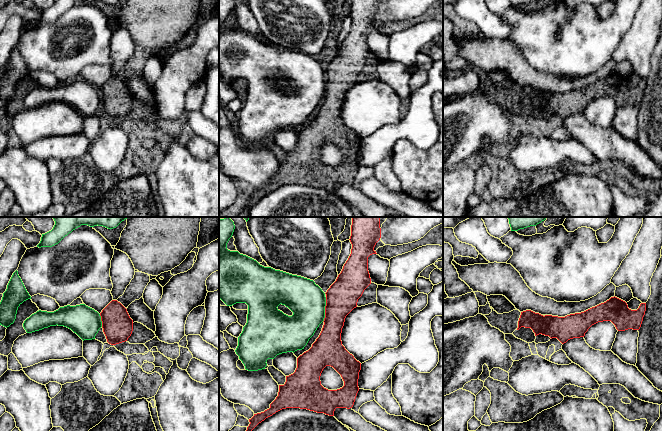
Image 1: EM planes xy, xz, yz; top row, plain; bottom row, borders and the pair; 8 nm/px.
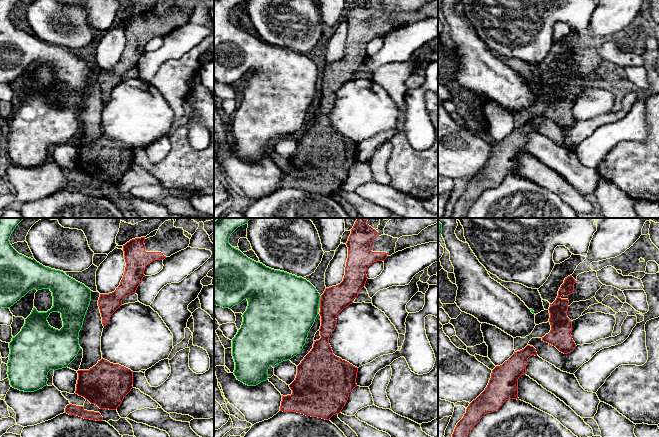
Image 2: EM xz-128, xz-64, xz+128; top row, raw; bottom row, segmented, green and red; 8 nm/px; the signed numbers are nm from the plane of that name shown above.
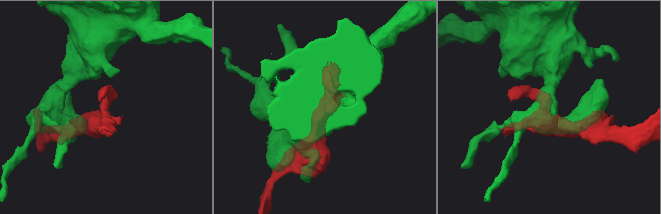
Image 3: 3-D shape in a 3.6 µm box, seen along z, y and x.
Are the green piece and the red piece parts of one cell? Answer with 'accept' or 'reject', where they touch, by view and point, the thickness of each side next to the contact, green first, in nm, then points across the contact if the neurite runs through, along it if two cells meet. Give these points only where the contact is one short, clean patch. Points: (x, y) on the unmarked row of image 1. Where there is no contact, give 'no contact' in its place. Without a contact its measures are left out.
reject; contact xz (324, 85); calibres 300 and 260 nm

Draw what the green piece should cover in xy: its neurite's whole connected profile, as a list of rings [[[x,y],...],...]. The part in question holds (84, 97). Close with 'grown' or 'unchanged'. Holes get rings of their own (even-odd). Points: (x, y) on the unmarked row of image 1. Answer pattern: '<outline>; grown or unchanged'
[[[80,80],[60,83],[54,88],[39,86],[23,99],[27,109],[56,101],[71,105],[84,117],[95,115],[96,110],[102,103],[102,97],[97,87],[85,80]]]; unchanged

